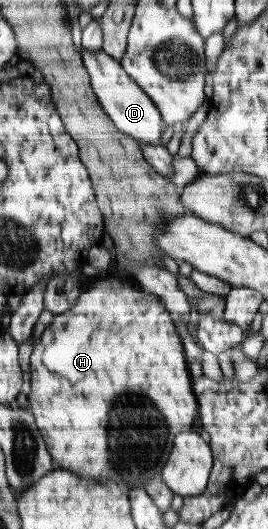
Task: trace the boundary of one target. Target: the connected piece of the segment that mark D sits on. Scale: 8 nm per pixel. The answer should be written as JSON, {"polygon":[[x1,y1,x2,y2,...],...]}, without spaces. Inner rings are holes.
{"polygon":[[84,48,82,60,88,73,90,73,92,86,97,94,98,101,118,129,128,137,140,142,141,146,163,146,160,138,166,127,163,124,162,113,155,106,154,101,142,91,141,87,133,82,130,74,123,70,121,63,103,50,91,53]]}

